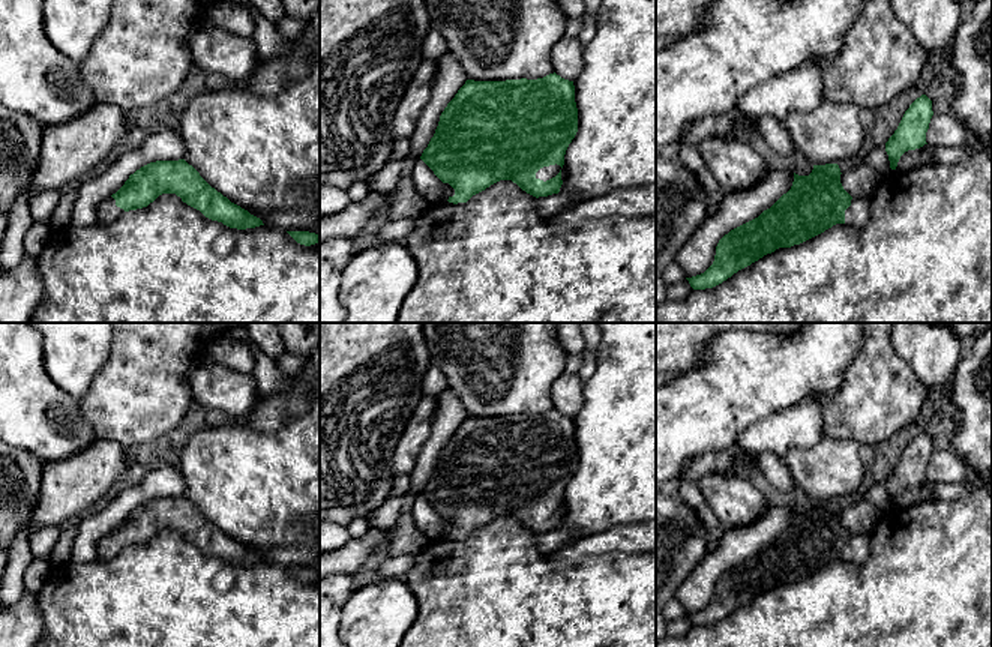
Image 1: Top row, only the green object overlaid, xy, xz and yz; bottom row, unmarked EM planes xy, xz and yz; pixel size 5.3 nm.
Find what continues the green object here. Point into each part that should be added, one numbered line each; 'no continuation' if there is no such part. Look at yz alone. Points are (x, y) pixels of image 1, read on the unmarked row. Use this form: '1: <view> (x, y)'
1: yz (859, 548)

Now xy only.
1: xy (107, 548)

